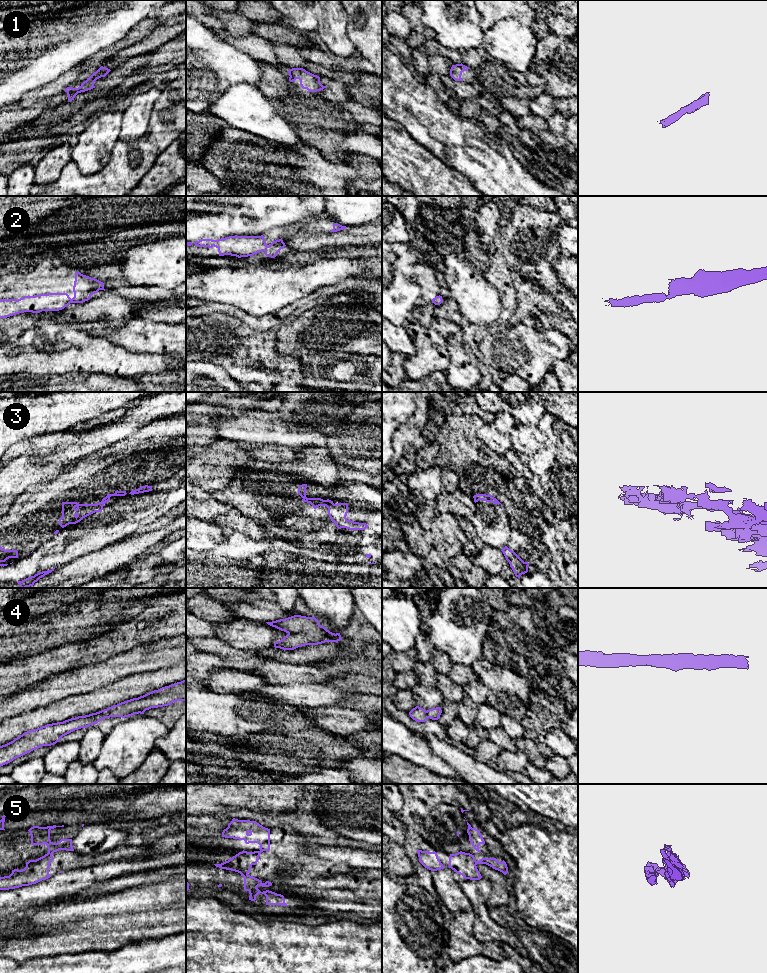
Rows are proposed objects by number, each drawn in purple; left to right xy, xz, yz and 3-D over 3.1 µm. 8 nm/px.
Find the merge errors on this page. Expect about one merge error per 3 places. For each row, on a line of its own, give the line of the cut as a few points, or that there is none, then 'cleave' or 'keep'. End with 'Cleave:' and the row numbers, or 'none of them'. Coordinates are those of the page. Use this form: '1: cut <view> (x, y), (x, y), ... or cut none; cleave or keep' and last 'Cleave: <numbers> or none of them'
1: cut none; keep
2: cut none; keep
3: cut xy (107, 494), (110, 496); cleave
4: cut none; keep
5: cut yz (470, 854), (476, 864); cleave
Cleave: 3, 5

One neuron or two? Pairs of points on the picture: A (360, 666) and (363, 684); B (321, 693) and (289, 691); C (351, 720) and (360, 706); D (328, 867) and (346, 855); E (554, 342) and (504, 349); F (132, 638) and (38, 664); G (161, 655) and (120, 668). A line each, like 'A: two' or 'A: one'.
A: two
B: one
C: two
D: two
E: one
F: one
G: one

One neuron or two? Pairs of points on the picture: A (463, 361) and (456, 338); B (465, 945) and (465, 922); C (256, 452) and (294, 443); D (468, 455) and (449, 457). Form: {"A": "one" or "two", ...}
{"A": "one", "B": "one", "C": "two", "D": "one"}

